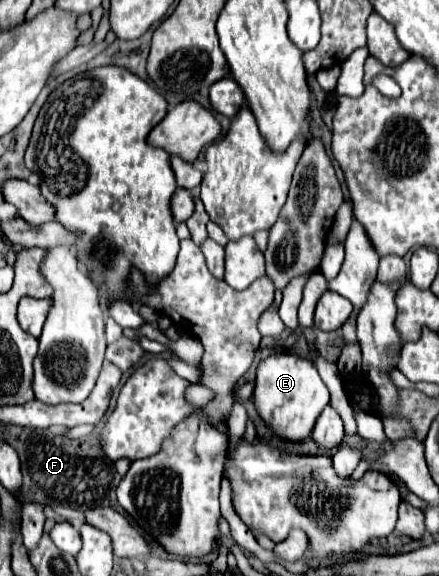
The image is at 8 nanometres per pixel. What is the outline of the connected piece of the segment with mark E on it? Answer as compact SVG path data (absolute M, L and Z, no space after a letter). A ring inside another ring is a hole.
M291 352L271 354L257 366L257 380L253 402L261 418L283 438L299 442L307 438L321 410L329 404L329 390L321 380L317 366L311 358L303 358Z

